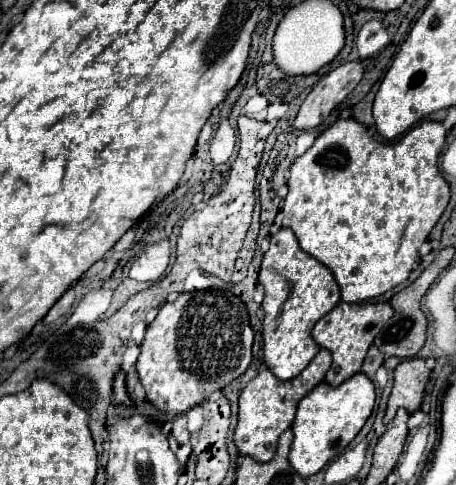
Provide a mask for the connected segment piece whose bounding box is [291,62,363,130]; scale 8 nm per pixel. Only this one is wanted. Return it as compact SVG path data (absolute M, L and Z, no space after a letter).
M345 62L323 76L301 104L291 130L309 130L319 126L331 114L331 110L349 96L349 92L359 84L361 76L363 68L359 62Z

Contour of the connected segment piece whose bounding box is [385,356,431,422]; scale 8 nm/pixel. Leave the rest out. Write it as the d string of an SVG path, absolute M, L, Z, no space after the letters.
M407 358L395 368L395 386L389 396L389 406L385 420L391 422L399 408L407 408L407 412L415 412L421 406L425 384L431 376L431 370L425 364L425 358Z

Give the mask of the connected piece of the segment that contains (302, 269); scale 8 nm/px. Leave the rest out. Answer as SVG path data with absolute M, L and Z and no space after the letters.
M281 228L269 240L269 250L263 254L259 270L259 284L265 288L263 298L263 360L279 380L291 380L313 360L319 344L313 340L311 330L341 302L341 290L333 272L305 254L291 228Z

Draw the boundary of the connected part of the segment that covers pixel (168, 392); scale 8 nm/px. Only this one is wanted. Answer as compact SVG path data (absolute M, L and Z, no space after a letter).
M215 288L179 294L173 302L165 302L159 308L157 318L147 326L147 334L141 342L141 356L135 366L147 400L165 414L187 412L189 408L201 404L215 390L225 388L247 370L251 362L251 344L253 328L249 324L247 306L239 296Z

